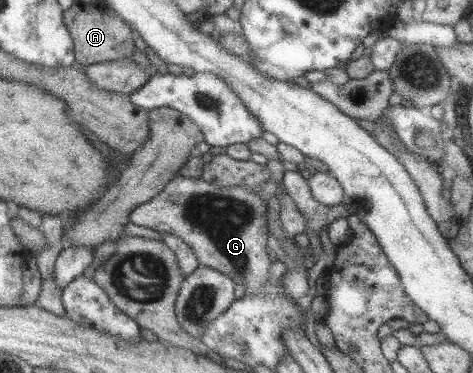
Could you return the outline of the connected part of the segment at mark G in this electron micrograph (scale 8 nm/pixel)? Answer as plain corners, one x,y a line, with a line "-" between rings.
177,174
151,200
135,206
129,221
181,238
200,265
226,274
235,284
242,284
245,293
255,294
269,283
271,262
265,253
267,209
265,199
245,187
221,188
205,182
201,176

